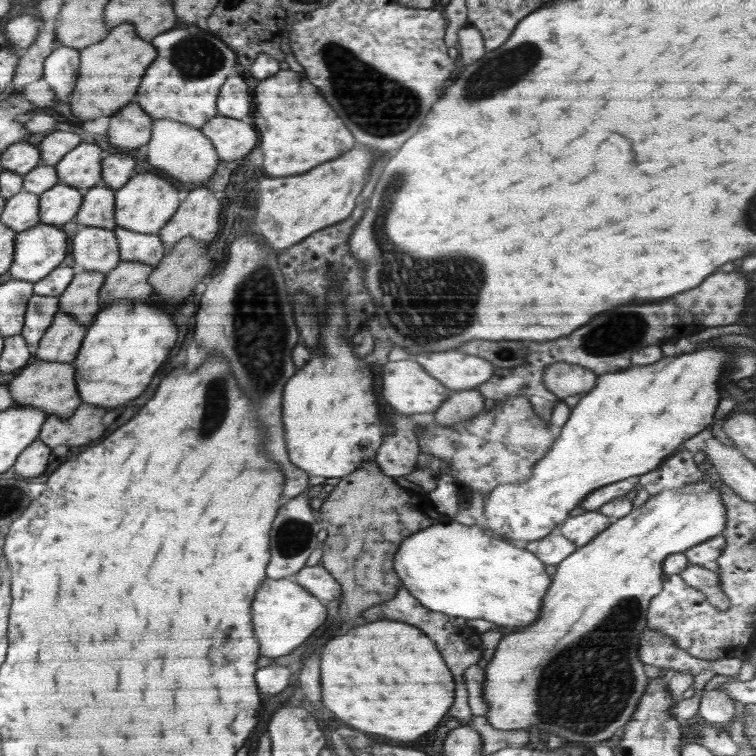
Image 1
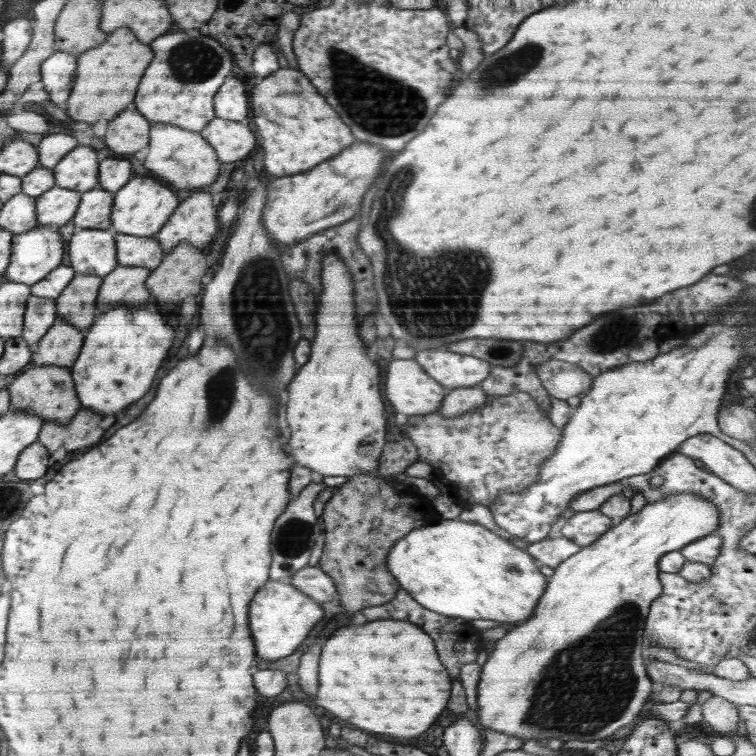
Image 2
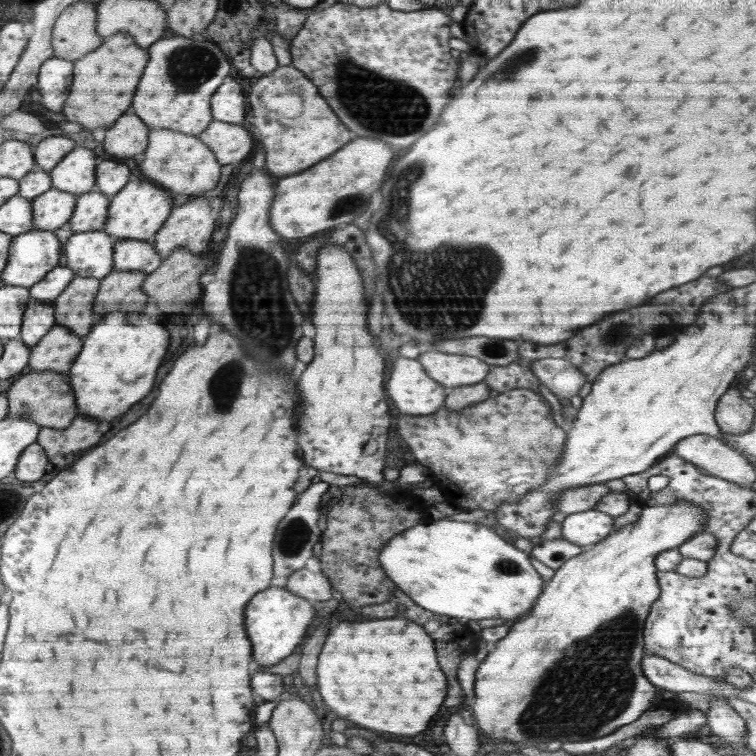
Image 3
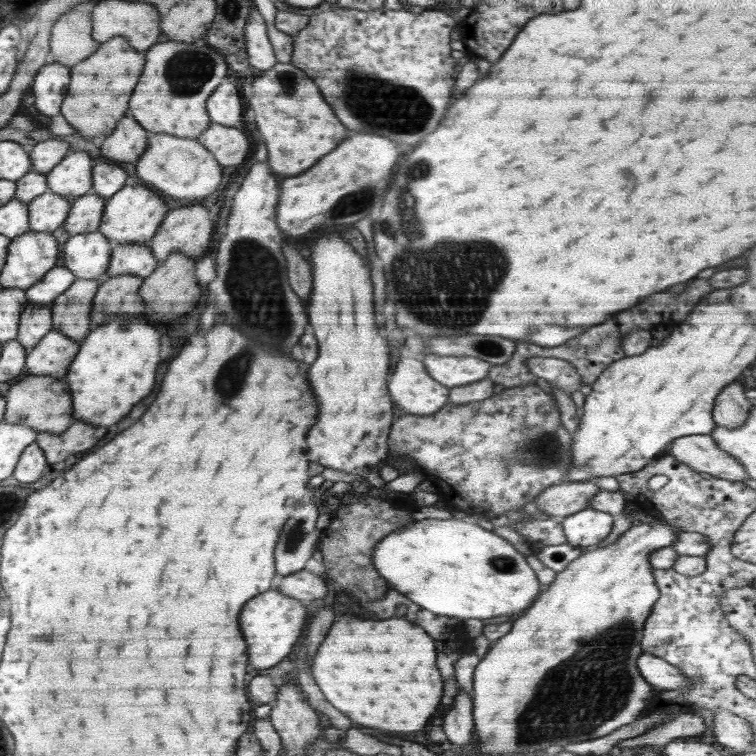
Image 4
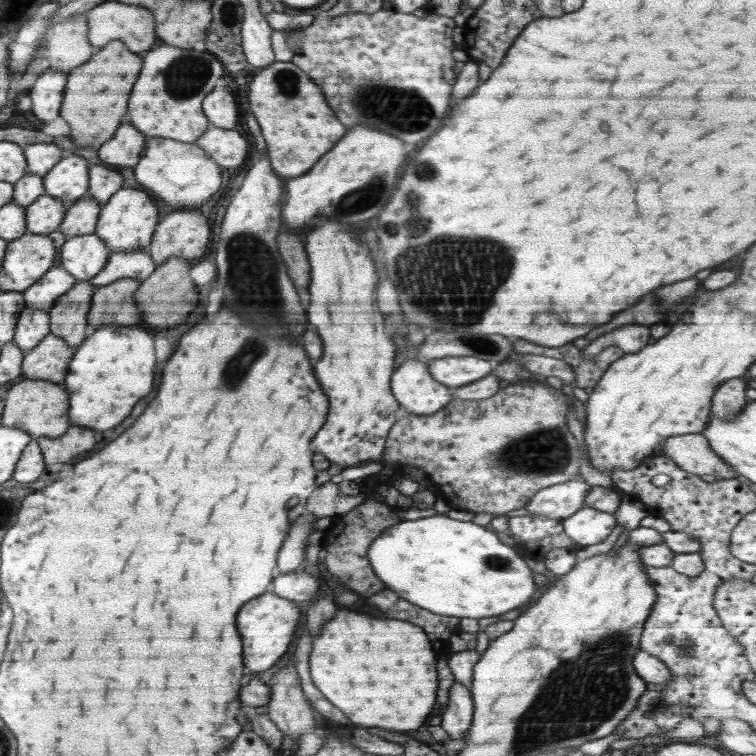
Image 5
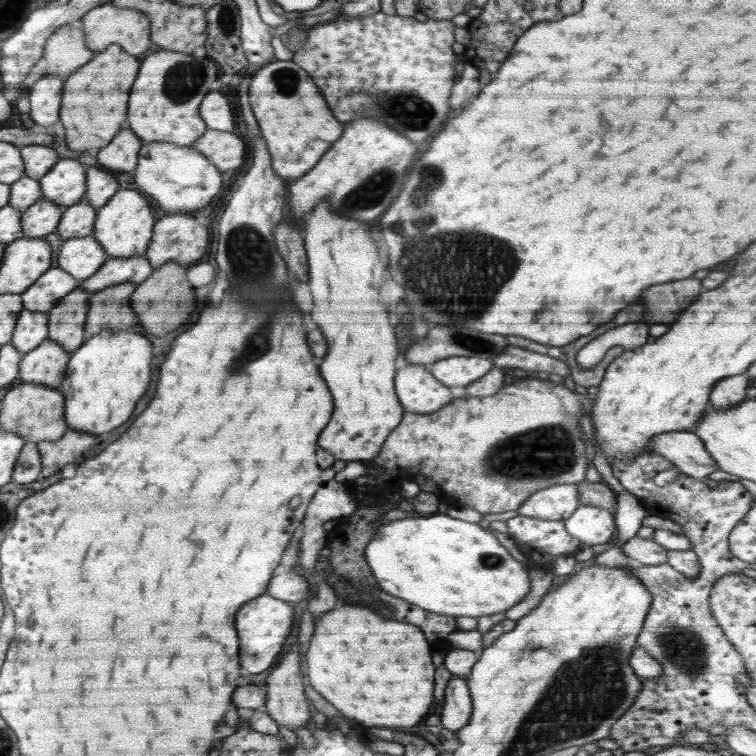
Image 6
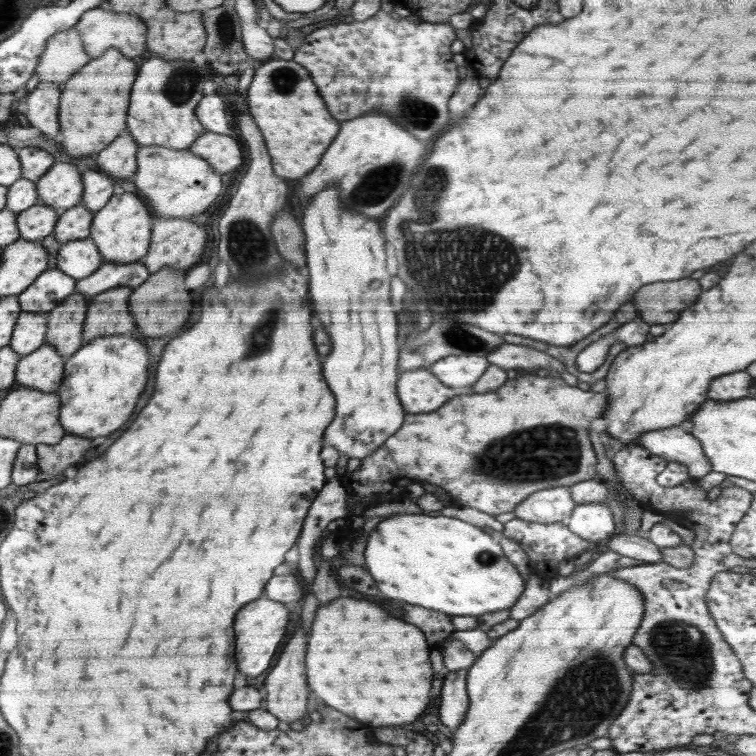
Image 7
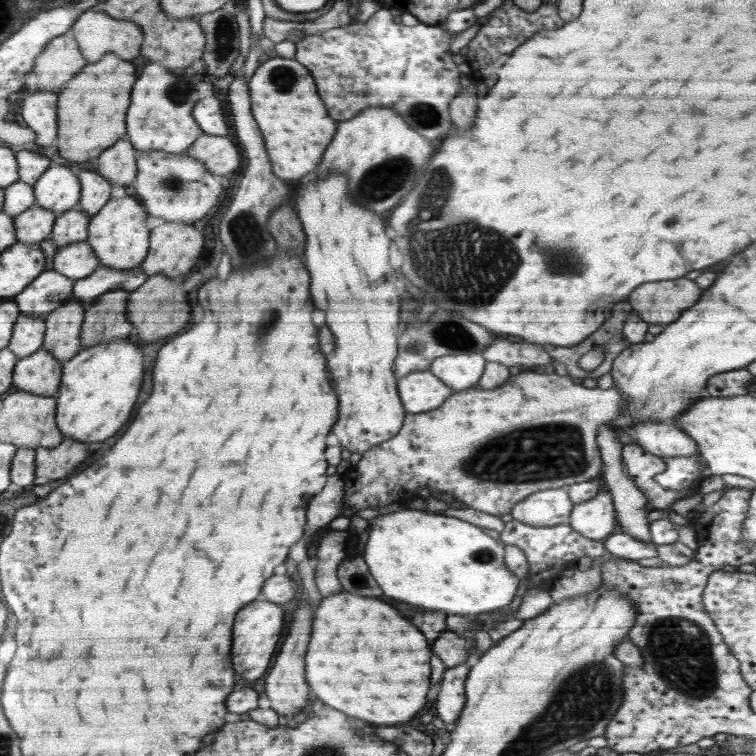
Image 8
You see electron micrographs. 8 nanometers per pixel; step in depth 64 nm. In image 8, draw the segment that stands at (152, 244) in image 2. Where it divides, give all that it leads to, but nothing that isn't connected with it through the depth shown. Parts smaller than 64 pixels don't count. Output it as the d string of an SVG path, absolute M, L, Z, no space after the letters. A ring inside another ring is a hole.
M140 265L128 270L116 270L108 266L98 267L85 279L74 283L72 297L80 303L91 306L96 298L112 290L136 290L149 276L141 269Z

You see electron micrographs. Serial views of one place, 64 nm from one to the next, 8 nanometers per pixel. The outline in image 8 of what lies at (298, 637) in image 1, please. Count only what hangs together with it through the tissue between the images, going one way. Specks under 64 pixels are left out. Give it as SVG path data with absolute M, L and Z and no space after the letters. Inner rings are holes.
M252 601L236 614L234 634L232 634L232 666L234 672L244 680L258 680L270 666L270 660L276 652L280 634L284 628L284 608L270 601Z

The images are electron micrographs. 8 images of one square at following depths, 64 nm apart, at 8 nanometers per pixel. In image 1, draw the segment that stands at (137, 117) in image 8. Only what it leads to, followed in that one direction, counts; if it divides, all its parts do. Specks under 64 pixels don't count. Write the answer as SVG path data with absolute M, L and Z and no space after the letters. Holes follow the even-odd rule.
M196 24L188 28L172 28L152 41L158 56L146 70L138 88L138 104L155 120L169 118L200 129L217 115L217 96L232 68L236 66L234 52Z

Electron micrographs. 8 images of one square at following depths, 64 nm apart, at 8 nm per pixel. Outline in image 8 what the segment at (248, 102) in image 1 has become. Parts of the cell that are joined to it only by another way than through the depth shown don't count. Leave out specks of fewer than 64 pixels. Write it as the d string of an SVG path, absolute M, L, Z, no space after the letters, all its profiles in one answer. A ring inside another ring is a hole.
M212 90L204 92L204 97L194 105L192 116L205 134L226 136L229 132L222 104Z

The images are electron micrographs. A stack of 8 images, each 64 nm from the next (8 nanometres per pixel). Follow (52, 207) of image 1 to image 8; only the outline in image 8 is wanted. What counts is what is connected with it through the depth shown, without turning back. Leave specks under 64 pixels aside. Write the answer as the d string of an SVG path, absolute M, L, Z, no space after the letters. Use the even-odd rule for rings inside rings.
M32 206L14 217L17 242L38 244L48 238L57 216L50 210Z

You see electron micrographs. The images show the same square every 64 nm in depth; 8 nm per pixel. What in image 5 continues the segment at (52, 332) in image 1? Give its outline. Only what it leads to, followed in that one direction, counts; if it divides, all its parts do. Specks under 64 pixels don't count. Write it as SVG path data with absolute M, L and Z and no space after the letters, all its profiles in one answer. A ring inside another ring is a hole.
M49 332L30 352L25 353L21 362L22 378L62 384L75 352L76 348Z

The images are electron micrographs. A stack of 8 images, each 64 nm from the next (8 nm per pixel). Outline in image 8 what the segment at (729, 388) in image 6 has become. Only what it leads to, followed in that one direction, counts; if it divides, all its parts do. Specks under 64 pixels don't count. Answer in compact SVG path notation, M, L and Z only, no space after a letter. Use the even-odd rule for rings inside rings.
M734 370L734 372L722 372L708 380L705 392L712 398L732 398L732 396L746 396L748 384L754 377L748 370Z

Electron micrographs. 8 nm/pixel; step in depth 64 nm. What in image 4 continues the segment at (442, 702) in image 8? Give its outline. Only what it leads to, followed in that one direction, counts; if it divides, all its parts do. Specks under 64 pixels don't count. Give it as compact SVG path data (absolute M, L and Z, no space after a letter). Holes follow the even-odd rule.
M460 689L442 724L446 732L445 745L456 744L465 749L472 738L476 738L474 725L472 698L464 689Z

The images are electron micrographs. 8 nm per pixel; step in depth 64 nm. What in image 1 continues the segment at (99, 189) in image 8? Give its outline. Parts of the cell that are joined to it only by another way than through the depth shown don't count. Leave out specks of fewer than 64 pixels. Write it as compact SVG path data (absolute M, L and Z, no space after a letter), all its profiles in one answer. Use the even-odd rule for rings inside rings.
M126 151L111 154L104 158L101 163L101 184L114 192L122 188L137 171L134 168L136 166L134 158L130 158L130 154L126 154Z

